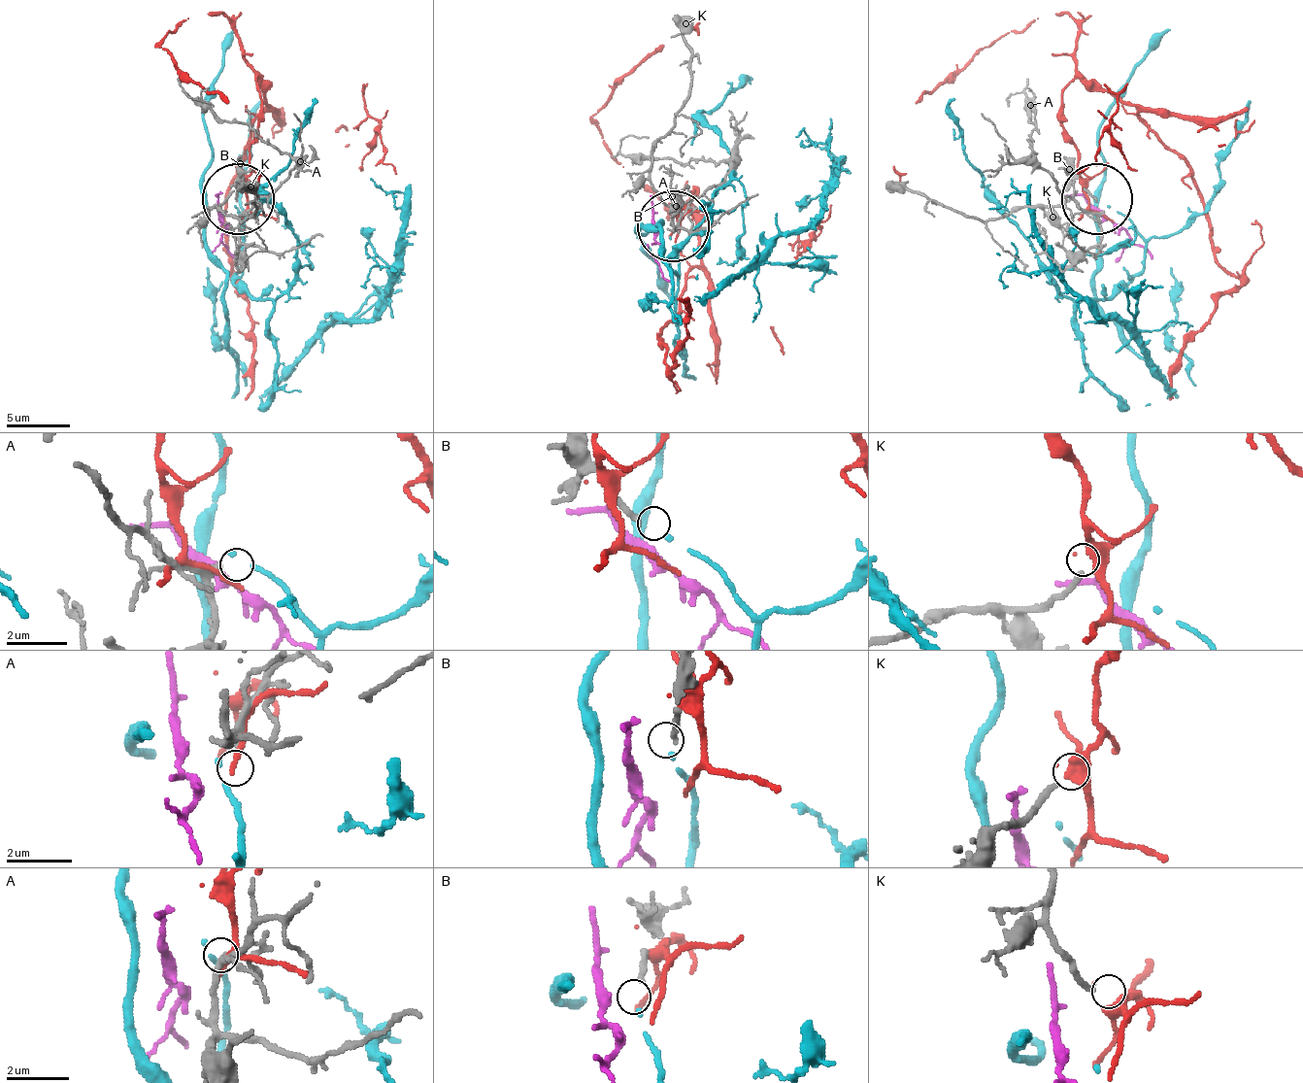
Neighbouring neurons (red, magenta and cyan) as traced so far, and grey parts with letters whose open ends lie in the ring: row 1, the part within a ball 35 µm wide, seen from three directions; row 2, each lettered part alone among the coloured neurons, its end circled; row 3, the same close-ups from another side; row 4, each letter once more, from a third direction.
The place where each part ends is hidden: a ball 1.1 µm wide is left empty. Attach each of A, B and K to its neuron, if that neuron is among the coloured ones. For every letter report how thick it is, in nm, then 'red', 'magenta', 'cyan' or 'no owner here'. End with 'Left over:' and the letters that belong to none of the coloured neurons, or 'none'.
A: calibre 200 nm; no owner here
B: calibre 180 nm; cyan
K: calibre 190 nm; no owner here
Left over: A, K

